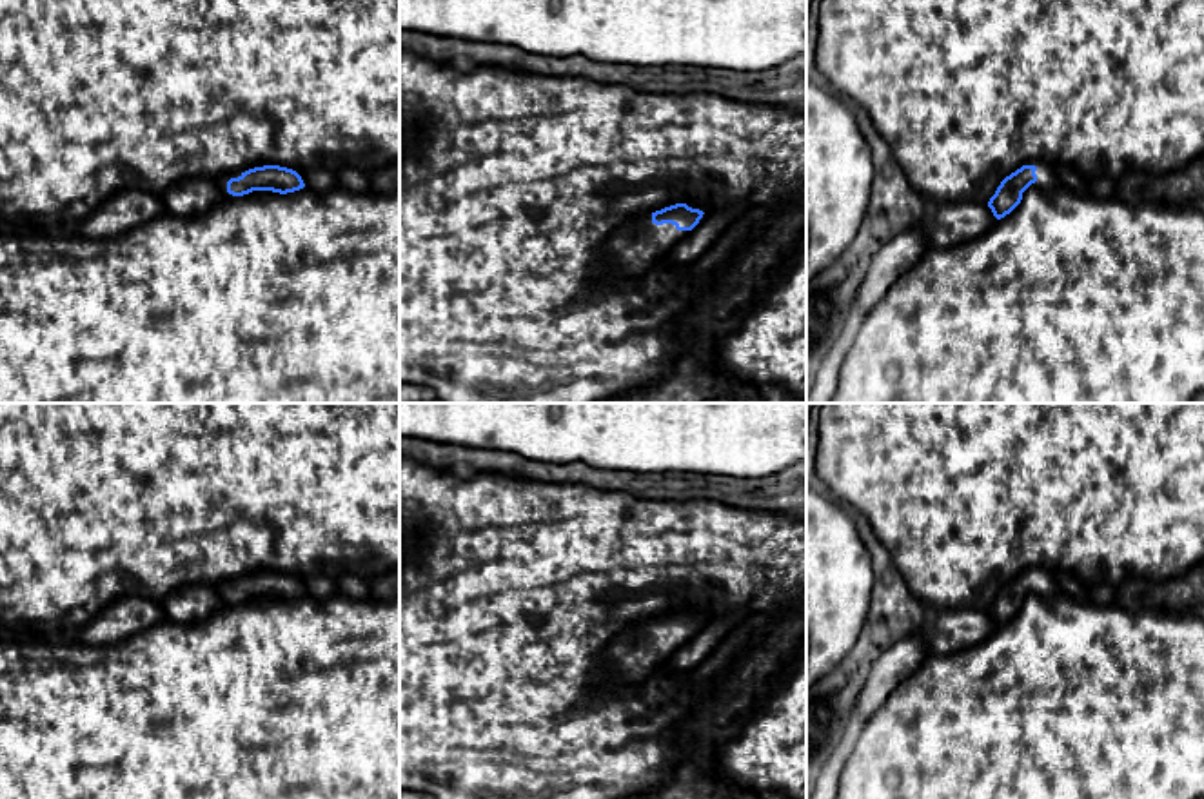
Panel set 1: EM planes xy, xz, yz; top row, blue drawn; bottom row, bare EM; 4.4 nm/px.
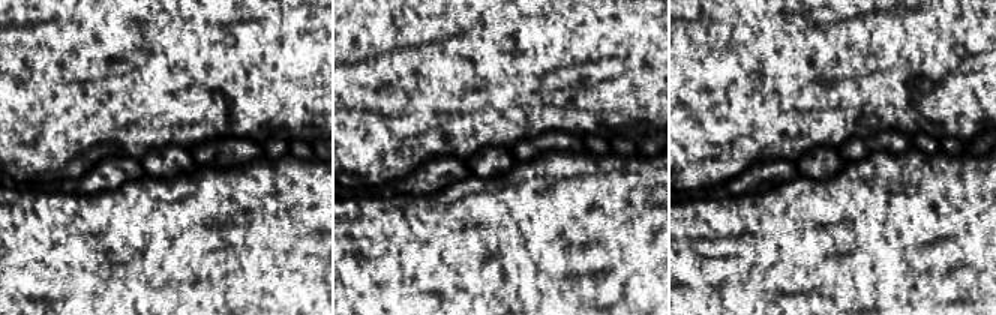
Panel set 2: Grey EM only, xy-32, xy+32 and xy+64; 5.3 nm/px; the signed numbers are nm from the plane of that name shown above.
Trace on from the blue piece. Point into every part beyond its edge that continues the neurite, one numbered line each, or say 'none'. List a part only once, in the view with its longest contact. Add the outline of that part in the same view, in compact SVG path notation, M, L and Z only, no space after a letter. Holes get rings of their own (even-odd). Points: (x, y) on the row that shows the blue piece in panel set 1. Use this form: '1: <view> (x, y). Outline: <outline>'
1: xz (631, 258). Outline: M652 223L648 229L627 236L612 249L612 272L619 278L637 278L672 245L676 225Z

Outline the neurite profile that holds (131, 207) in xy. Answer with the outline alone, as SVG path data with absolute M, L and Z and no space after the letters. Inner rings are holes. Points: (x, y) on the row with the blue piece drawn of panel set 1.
M125 189L107 202L96 203L91 216L76 223L76 234L89 238L114 236L163 214L160 194Z

